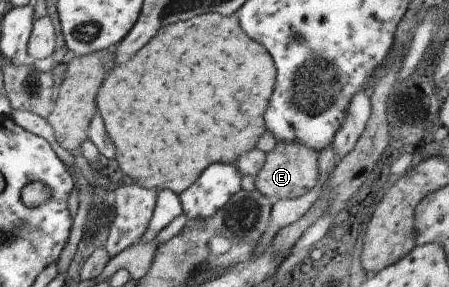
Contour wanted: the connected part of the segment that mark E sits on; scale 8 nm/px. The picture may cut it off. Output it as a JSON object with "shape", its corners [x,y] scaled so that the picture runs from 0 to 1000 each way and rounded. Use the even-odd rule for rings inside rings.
{"shape":[[[617,495],[566,617],[566,659],[599,700],[657,693],[679,679],[702,645],[706,624],[706,530],[659,495]]]}

